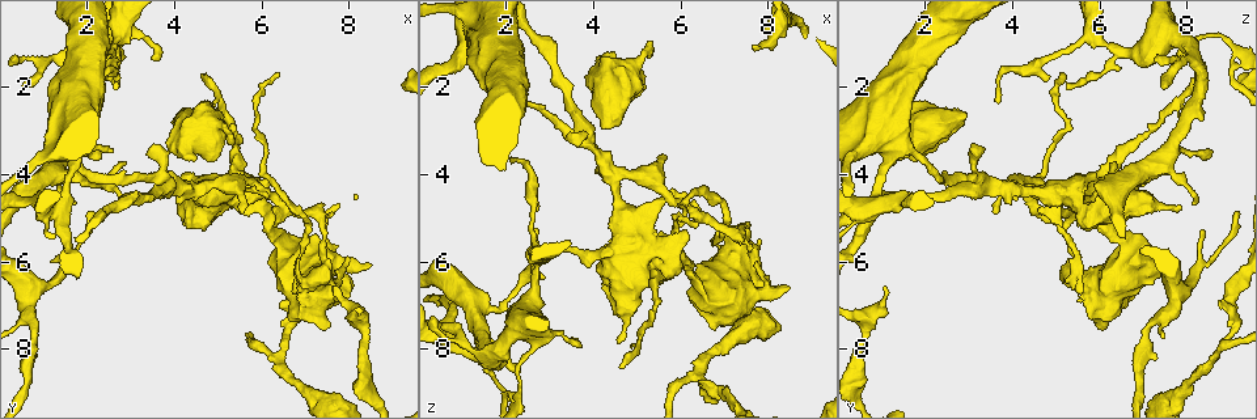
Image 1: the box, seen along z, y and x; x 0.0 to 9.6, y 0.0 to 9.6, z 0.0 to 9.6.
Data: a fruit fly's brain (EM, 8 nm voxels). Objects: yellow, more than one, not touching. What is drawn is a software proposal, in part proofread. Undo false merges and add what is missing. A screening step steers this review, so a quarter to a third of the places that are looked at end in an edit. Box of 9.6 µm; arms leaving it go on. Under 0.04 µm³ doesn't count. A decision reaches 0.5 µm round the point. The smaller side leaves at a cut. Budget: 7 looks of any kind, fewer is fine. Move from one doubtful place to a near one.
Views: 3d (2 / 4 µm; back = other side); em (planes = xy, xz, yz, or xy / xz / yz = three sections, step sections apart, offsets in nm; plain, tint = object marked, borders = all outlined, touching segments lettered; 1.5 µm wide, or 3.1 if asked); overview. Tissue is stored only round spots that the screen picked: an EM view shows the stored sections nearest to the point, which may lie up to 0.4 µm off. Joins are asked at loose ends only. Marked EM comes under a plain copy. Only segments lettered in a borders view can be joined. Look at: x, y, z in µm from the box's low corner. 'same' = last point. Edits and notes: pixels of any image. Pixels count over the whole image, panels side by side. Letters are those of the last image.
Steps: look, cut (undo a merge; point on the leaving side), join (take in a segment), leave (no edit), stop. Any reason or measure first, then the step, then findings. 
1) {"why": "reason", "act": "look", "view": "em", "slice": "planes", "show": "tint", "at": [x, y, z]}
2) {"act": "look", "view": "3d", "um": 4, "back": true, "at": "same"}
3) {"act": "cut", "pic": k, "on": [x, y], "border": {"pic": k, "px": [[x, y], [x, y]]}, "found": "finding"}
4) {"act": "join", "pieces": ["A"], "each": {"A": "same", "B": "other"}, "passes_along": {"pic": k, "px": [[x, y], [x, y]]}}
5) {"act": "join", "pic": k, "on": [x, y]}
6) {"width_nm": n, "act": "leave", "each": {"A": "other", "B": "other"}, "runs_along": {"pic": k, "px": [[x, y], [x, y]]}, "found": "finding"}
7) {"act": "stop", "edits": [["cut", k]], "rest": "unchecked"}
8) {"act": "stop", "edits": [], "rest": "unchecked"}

{"why": "thin end", "act": "look", "view": "3d", "um": 2, "back": true, "at": [2.35, 3.60, 8.50]}

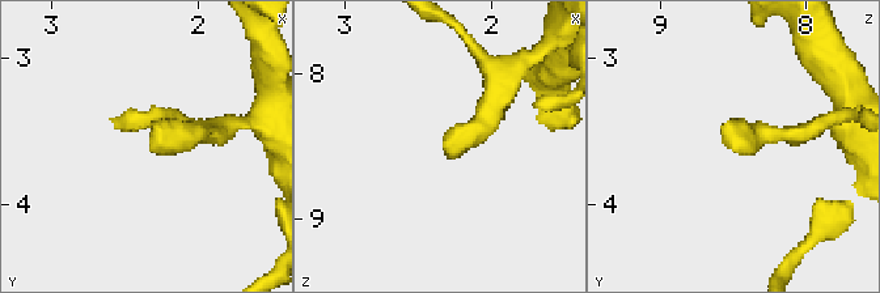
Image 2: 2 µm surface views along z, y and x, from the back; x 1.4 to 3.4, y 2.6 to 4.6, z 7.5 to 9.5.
{"act": "look", "view": "em", "slice": "yz", "step": 4, "show": "borders", "at": [2.32, 3.64, 8.52]}

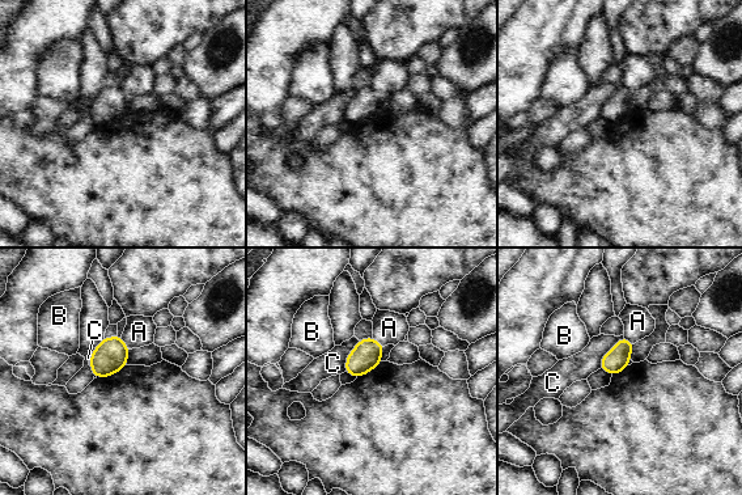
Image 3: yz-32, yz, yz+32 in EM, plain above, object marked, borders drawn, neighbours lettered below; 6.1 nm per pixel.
{"act": "leave", "each": {"A": "other", "B": "other", "C": "other"}, "border": {"pic": 3, "px": [[623, 337], [603, 356], [598, 368]]}, "found": "none of them fits"}

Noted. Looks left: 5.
{"why": "tapers out", "act": "look", "view": "em", "slice": "planes", "show": "borders", "at": [2.60, 1.85, 5.30]}

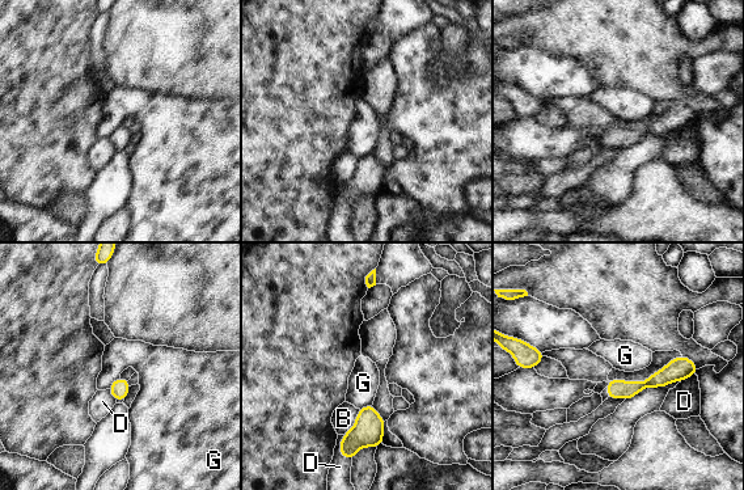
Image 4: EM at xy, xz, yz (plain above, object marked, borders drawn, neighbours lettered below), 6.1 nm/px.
{"width_nm": 110, "act": "leave", "each": {"B": "other", "D": "other", "G": "other"}, "runs_along": {"pic": 4, "px": [[693, 368], [611, 393]]}, "found": "none of them fits"}

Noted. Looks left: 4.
{"why": "stops while still wide", "act": "look", "view": "3d", "um": 4, "at": [4.20, 2.65, 3.00]}

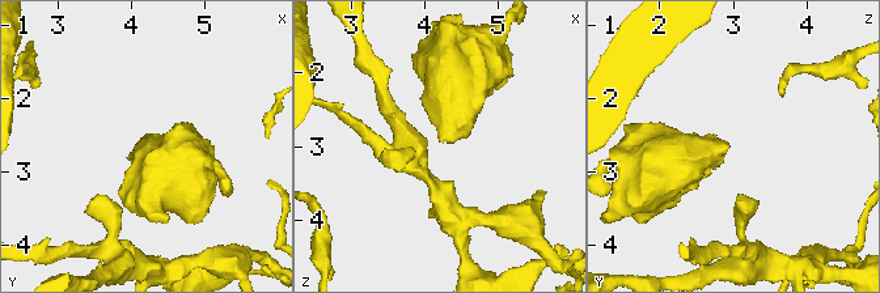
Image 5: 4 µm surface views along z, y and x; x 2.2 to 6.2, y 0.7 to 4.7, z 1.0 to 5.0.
{"why": "now the EM", "act": "look", "view": "em", "um": 3.1, "slice": "planes", "show": "borders", "at": [4.20, 2.65, 2.90]}

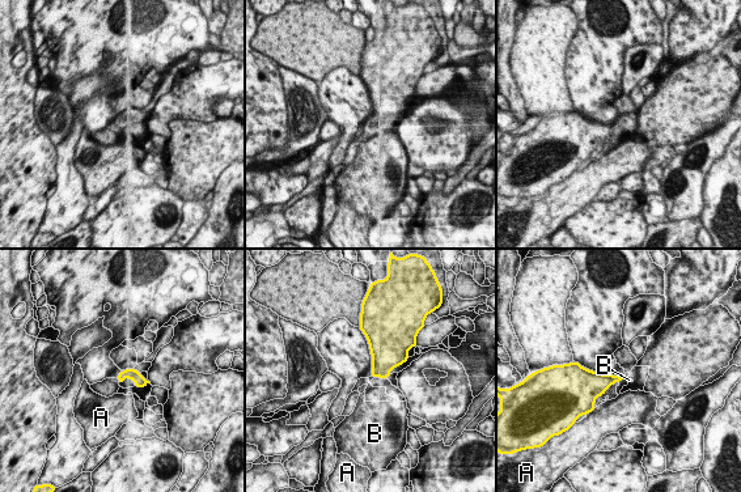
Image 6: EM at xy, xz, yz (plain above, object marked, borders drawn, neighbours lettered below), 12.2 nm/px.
{"act": "join", "pieces": ["B"], "each": {"A": "other", "B": "same"}, "found": "it goes on there"}

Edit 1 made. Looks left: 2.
{"act": "stop", "edits": [["join", 6]], "rest": "unchecked"}

